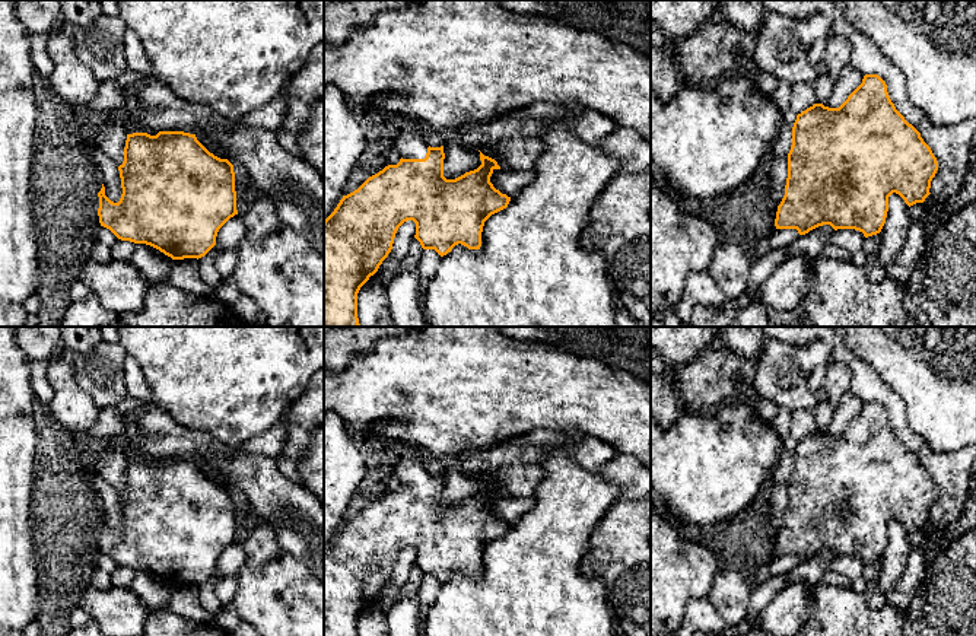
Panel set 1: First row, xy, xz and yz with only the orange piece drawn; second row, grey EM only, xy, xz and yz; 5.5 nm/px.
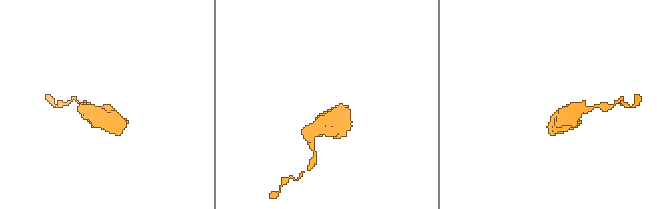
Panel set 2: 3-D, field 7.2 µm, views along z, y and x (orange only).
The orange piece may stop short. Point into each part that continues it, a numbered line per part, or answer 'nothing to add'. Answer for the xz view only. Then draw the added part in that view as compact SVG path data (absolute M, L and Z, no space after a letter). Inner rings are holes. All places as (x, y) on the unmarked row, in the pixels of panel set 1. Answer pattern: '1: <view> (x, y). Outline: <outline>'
1: xz (410, 473). Outline: M404 459L395 465L394 474L403 486L425 486L429 473L420 461Z

